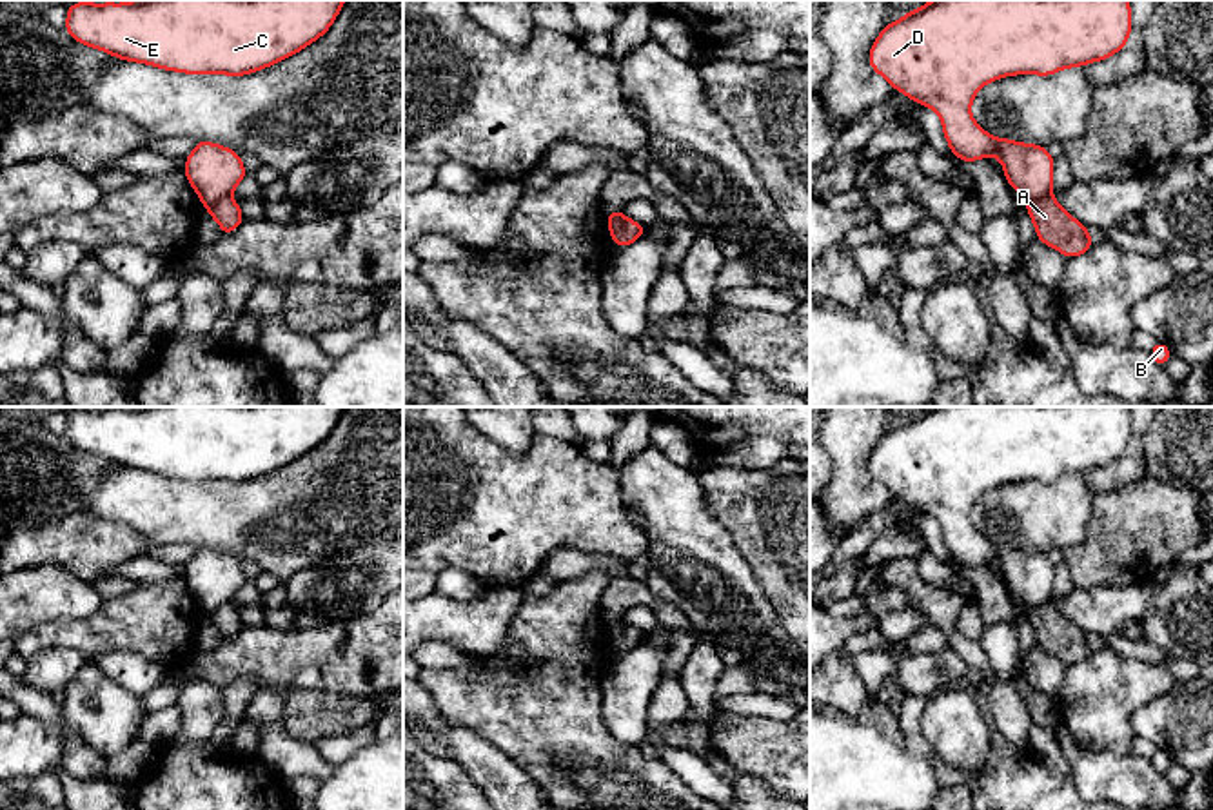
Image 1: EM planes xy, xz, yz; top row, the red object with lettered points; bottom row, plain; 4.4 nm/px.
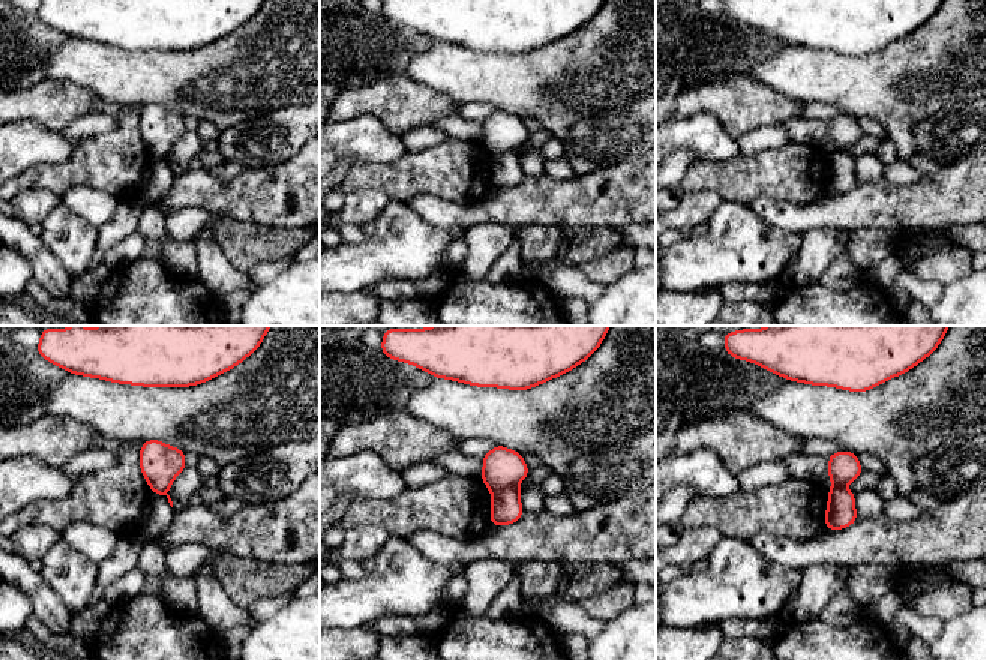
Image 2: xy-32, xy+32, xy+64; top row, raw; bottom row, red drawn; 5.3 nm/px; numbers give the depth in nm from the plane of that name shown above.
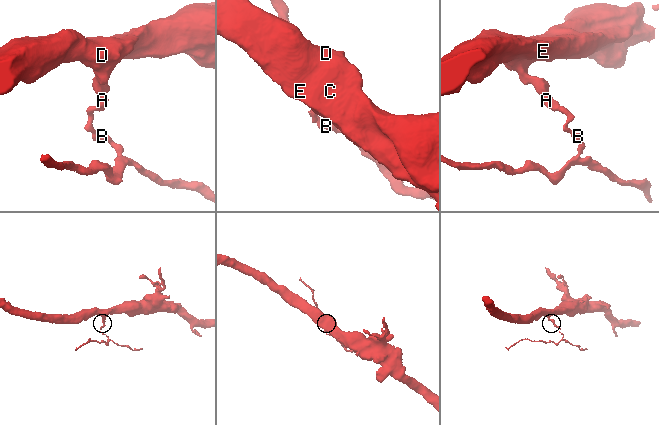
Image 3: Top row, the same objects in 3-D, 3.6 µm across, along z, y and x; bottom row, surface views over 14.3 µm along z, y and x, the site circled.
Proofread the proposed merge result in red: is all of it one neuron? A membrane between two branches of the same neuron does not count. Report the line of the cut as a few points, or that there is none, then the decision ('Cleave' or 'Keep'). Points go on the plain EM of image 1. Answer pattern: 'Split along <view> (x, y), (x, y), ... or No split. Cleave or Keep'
Split along xy (227, 602), (206, 614). Cleave

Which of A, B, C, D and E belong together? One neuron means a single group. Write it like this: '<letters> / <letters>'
A B / C D E

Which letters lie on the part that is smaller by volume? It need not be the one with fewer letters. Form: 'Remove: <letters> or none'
Remove: A, B

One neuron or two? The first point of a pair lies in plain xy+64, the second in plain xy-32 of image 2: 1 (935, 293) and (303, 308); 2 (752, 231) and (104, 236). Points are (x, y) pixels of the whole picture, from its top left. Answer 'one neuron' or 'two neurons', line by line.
1: two neurons
2: two neurons

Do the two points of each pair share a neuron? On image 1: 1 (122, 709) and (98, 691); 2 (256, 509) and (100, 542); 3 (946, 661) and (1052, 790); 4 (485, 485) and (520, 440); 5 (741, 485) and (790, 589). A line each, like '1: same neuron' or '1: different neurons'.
1: same neuron
2: different neurons
3: different neurons
4: different neurons
5: same neuron

